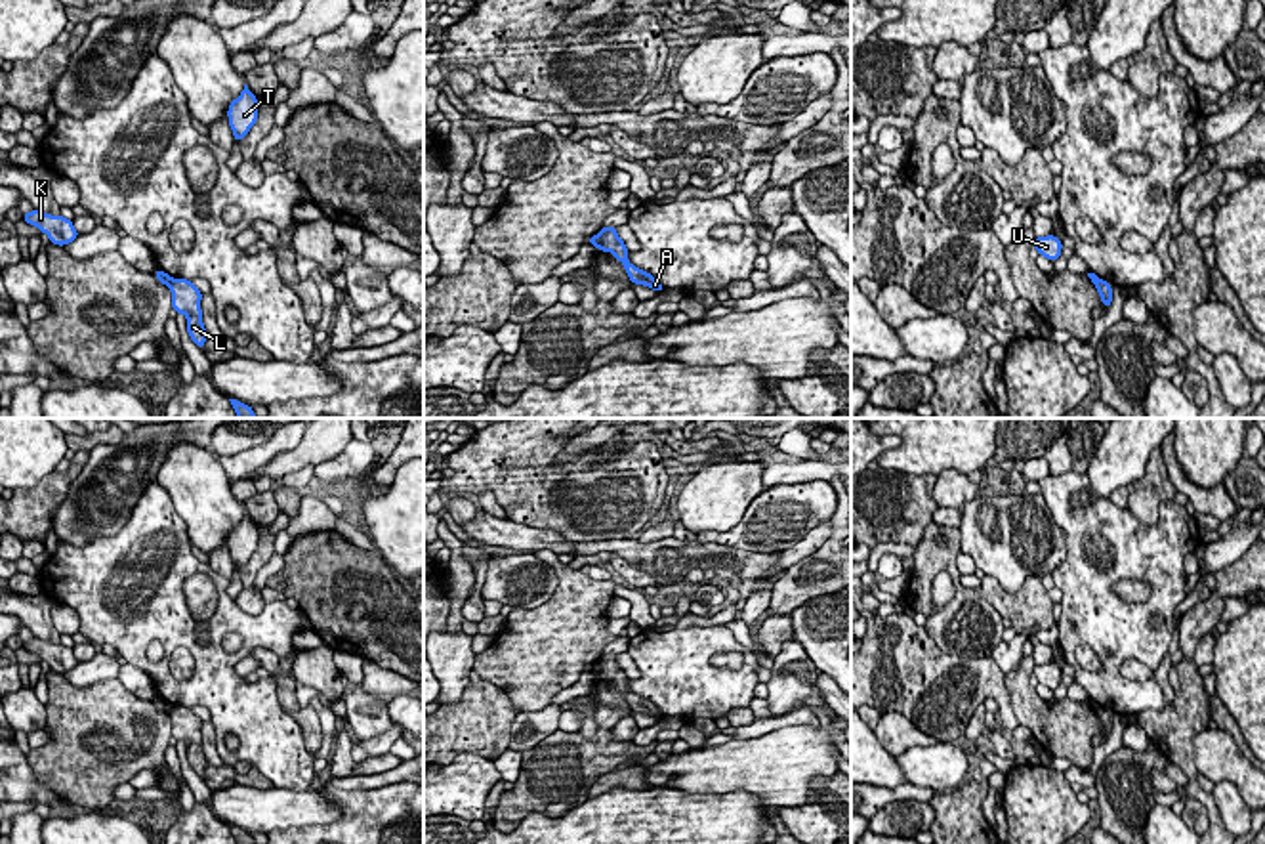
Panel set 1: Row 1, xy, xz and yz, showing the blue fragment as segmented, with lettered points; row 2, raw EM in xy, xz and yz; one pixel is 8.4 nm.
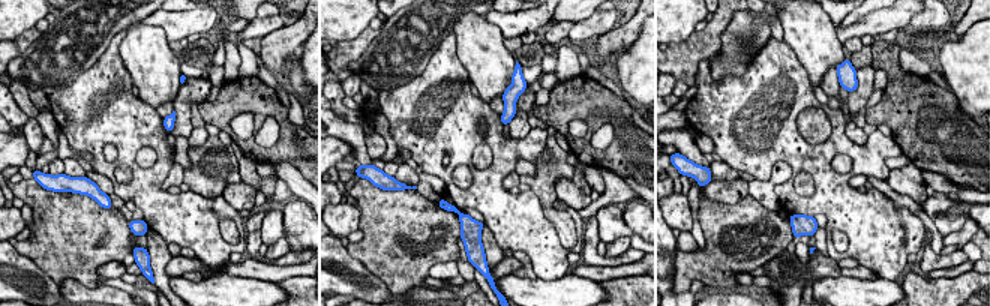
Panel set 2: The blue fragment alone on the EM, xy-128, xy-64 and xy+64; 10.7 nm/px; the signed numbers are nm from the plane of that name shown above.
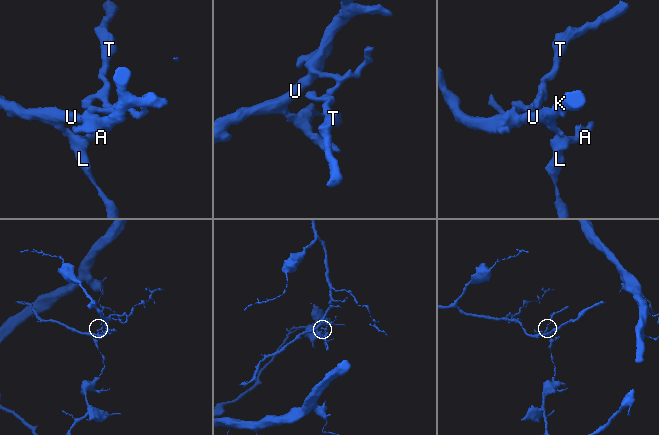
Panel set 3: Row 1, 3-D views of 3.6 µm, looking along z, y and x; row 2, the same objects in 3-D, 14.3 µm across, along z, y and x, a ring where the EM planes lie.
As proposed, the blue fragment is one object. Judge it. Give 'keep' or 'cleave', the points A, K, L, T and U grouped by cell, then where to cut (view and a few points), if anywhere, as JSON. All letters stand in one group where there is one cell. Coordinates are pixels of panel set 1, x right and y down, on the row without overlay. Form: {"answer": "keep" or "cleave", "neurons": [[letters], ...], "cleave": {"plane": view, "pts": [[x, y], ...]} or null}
{"answer": "cleave", "neurons": [["A", "L"], ["K", "T", "U"]], "cleave": {"plane": "xz", "pts": [[598, 663], [592, 671]]}}

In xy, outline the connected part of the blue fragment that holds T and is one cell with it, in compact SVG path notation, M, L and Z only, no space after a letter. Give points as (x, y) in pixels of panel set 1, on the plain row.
M244 512L240 523L229 531L229 554L235 569L240 569L258 548L258 525Z

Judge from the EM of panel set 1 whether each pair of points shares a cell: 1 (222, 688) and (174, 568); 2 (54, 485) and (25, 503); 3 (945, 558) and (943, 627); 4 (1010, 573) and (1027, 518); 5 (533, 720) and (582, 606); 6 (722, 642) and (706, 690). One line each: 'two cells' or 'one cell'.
1: one cell
2: one cell
3: one cell
4: one cell
5: two cells
6: one cell

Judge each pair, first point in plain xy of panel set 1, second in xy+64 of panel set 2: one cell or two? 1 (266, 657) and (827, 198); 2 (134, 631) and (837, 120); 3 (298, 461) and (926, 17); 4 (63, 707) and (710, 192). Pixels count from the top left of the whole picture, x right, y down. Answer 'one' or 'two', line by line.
1: two
2: one
3: two
4: two

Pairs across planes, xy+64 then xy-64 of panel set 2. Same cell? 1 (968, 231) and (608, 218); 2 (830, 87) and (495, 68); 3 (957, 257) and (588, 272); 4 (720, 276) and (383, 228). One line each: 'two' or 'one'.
1: two
2: two
3: two
4: one

